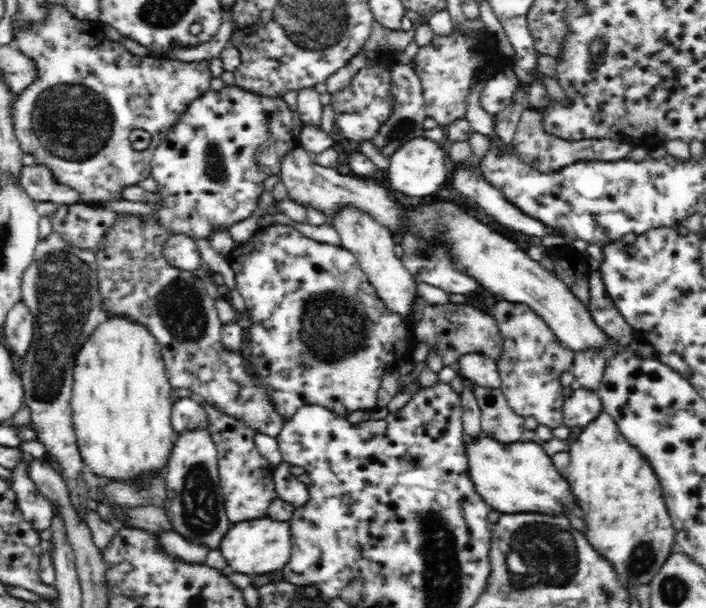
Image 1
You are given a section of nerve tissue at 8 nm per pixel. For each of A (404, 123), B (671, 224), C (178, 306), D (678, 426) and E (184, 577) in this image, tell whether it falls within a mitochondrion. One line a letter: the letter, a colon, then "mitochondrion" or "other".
A: mitochondrion
B: other
C: mitochondrion
D: other
E: other

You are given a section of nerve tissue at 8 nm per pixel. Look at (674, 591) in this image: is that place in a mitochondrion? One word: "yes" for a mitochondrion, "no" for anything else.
yes

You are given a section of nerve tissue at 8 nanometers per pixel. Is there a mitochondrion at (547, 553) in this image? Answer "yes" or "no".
yes

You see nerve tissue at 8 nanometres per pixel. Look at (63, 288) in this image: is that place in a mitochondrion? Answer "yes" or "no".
yes

